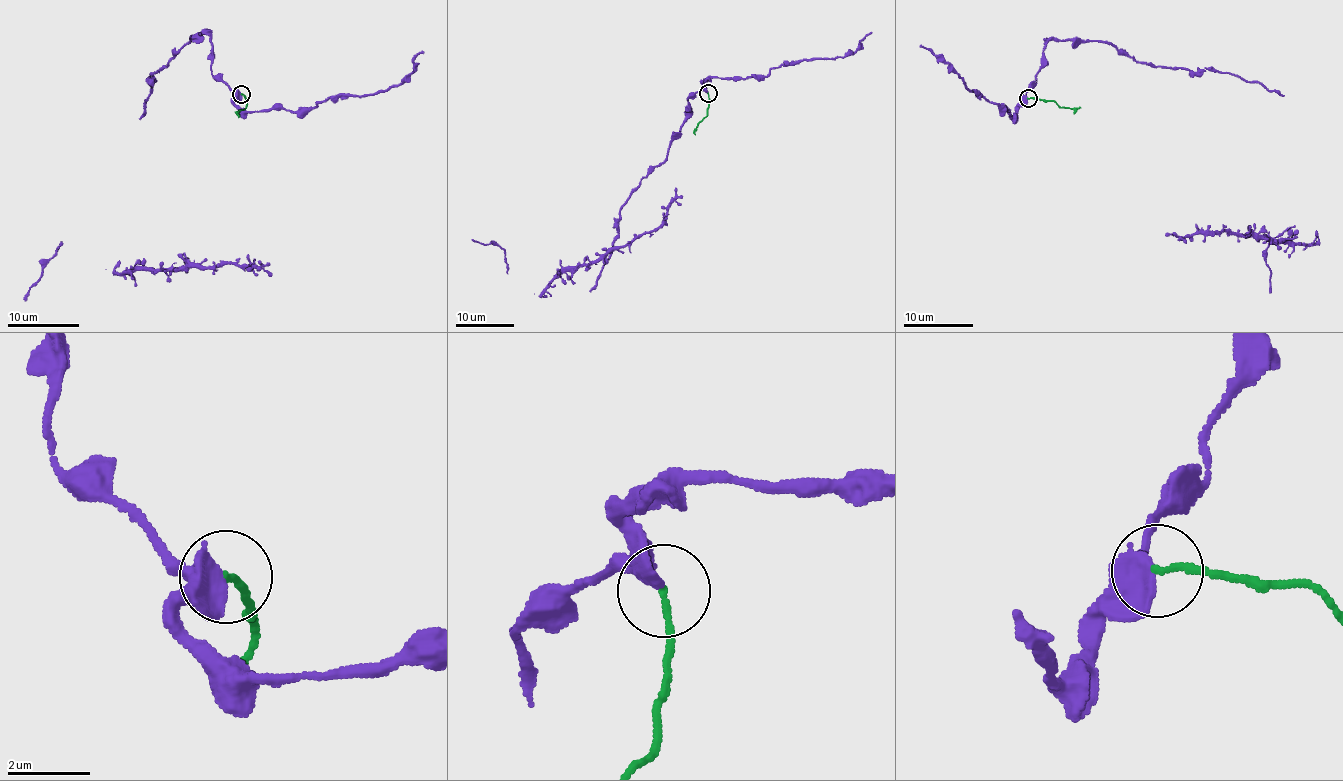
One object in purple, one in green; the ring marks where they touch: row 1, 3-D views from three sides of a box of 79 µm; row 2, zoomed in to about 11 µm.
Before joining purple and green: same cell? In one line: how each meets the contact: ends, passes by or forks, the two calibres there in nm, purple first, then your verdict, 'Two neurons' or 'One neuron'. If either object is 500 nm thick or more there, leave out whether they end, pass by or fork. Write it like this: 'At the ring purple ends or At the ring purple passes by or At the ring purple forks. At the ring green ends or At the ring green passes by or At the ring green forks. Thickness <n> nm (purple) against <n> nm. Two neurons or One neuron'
At the ring purple passes by. At the ring green ends. Thickness 400 nm (purple) against 150 nm. Two neurons

